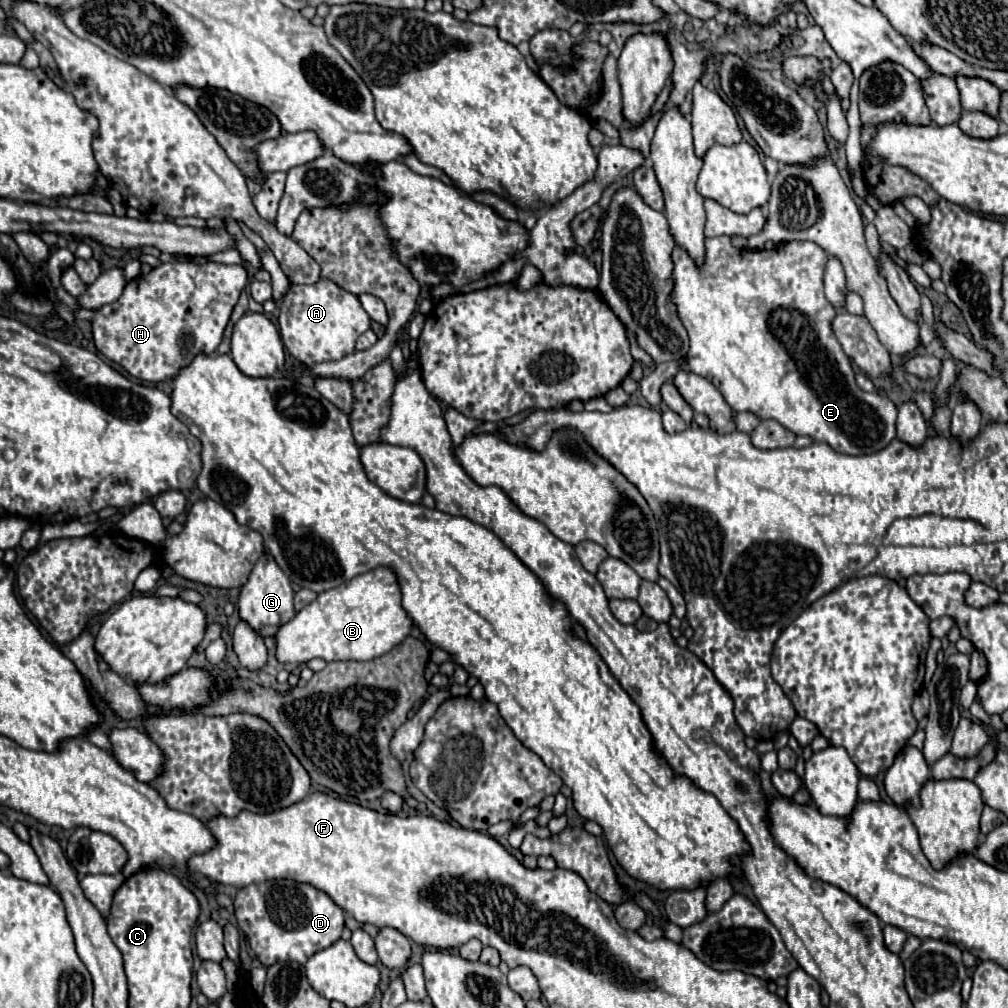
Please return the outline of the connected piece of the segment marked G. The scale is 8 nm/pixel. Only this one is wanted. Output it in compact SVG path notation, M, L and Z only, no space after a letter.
M267 552L257 560L257 564L253 566L253 572L247 580L247 584L241 588L241 596L239 596L239 618L243 622L247 622L259 636L275 636L277 630L287 624L289 620L293 620L295 610L293 610L293 588L289 578L281 572L281 568L277 568L277 562L273 560L273 556L269 556Z

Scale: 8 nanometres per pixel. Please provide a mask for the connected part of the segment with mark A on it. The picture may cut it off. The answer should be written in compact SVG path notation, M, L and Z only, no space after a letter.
M321 278L315 284L291 284L279 308L281 340L291 356L301 360L305 366L341 360L355 352L355 342L365 330L369 330L369 324L371 318L363 310L359 298L327 278Z

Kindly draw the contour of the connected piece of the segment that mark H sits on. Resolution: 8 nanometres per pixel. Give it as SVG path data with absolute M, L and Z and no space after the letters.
M167 262L153 268L147 276L131 280L121 298L113 304L107 304L99 310L80 308L74 312L75 318L85 318L93 324L93 342L97 350L109 360L121 364L131 376L145 382L159 382L173 378L185 364L197 354L211 354L217 350L223 338L223 330L229 322L231 310L239 300L241 290L245 288L249 276L243 266L225 266L225 264L183 264Z

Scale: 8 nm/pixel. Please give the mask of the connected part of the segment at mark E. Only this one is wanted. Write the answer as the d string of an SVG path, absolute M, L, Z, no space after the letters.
M727 236L705 240L705 262L697 266L693 258L675 244L673 260L673 290L671 302L677 308L679 320L689 334L689 352L685 364L657 364L655 370L639 382L643 398L657 406L661 402L660 388L679 370L695 372L717 386L725 402L735 410L749 410L761 420L773 418L793 434L811 436L815 442L827 442L843 454L871 454L885 448L895 438L897 406L877 392L863 392L855 382L851 360L845 356L833 332L833 316L837 310L823 294L823 272L827 254L813 242L787 242L773 250L735 248Z

